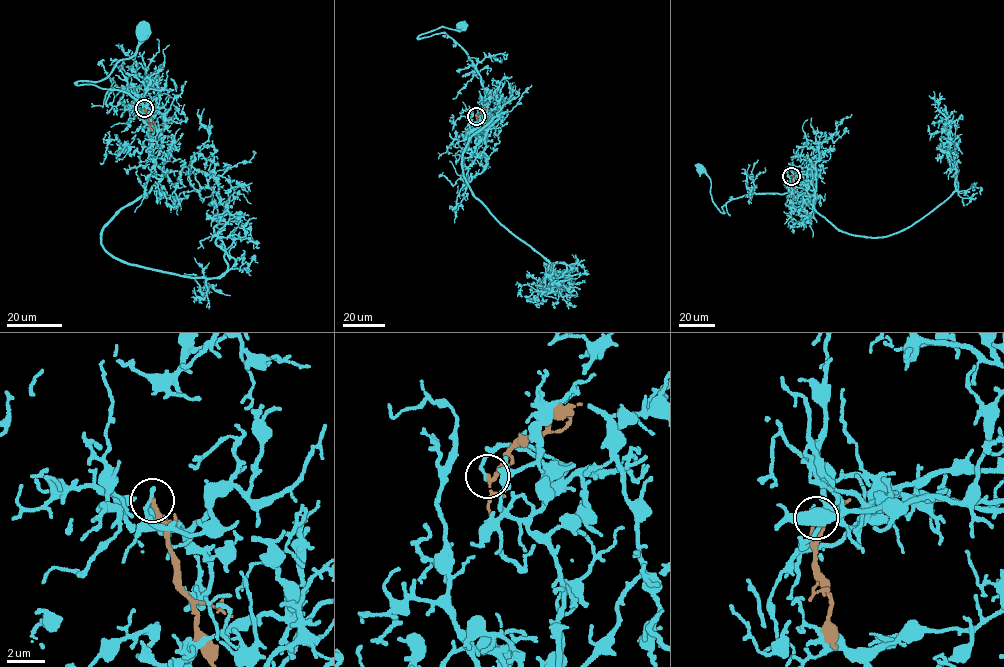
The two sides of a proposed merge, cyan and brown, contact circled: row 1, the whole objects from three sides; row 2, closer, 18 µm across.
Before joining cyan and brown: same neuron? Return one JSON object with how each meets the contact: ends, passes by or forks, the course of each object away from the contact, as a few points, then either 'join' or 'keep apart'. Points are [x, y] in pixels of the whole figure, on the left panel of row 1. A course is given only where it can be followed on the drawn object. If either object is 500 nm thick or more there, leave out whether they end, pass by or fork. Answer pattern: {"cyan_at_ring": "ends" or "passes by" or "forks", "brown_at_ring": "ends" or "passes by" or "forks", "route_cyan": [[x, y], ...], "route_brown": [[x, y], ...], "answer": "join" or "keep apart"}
{"cyan_at_ring": "ends", "brown_at_ring": "forks", "route_cyan": [[143, 108], [151, 110], [153, 157], [146, 107], [122, 91], [76, 84], [104, 80], [133, 54], [142, 30]], "route_brown": [[143, 108], [153, 132]], "answer": "keep apart"}

